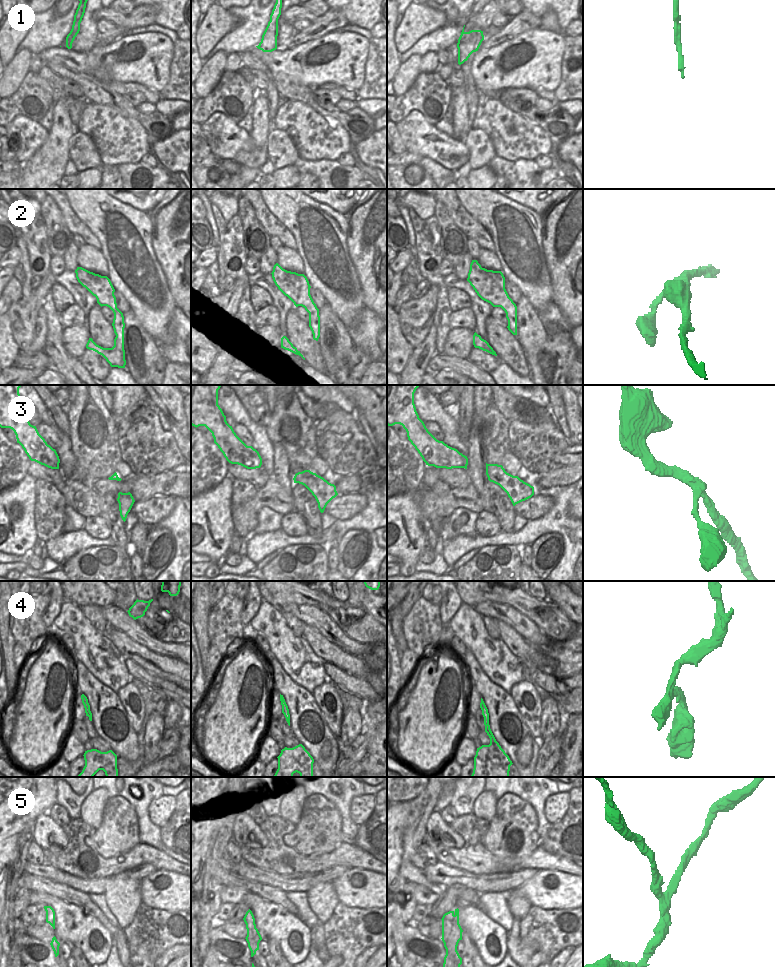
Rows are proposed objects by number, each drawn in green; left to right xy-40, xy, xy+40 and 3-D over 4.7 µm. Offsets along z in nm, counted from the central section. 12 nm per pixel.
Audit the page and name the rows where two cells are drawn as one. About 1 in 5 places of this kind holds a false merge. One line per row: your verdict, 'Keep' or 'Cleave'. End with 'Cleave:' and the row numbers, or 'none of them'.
1: Cleave
2: Keep
3: Keep
4: Keep
5: Cleave
Cleave: 1, 5.

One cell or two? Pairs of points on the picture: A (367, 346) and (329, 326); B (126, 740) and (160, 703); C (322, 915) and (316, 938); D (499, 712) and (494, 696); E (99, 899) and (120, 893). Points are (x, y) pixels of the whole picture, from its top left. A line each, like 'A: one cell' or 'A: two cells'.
A: two cells
B: two cells
C: two cells
D: one cell
E: two cells

